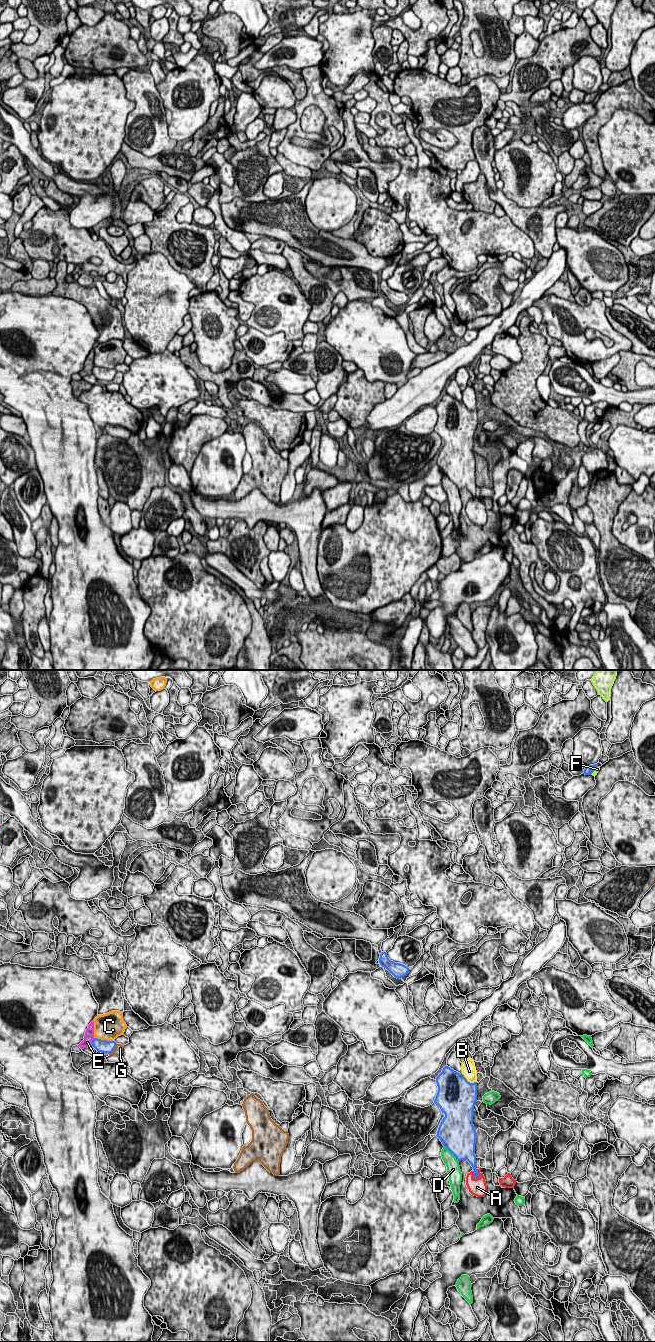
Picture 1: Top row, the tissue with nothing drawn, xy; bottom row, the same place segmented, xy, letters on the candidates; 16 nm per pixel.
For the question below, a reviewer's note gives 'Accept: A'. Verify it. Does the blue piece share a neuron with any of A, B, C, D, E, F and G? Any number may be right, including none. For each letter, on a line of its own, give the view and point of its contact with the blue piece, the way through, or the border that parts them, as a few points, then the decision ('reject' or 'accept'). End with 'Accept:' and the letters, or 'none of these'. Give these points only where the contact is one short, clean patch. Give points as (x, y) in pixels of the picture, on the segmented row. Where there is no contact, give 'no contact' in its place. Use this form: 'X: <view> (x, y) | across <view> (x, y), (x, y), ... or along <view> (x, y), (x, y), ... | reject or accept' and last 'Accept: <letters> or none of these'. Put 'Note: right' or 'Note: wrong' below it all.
A: xy (478, 1175) | across xy (472, 1161), (478, 1175), (477, 1187) | accept
B: xy (469, 1082) | reject
C: xy (104, 1040) | reject
D: xy (452, 1153) | reject
E: xy (92, 1042) | reject
F: xy (594, 770) | reject
G: xy (114, 1048) | reject
Accept: A
Note: right

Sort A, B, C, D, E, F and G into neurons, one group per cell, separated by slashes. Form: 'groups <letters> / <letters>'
groups A / B / C / D E / F / G

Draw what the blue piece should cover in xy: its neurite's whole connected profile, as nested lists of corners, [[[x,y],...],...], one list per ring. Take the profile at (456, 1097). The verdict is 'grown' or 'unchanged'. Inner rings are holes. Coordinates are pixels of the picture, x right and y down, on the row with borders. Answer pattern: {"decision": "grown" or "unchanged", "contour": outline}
{"decision": "grown", "contour": [[[448,1066],[436,1077],[438,1092],[434,1103],[445,1114],[437,1137],[460,1162],[467,1160],[473,1170],[466,1176],[469,1192],[484,1197],[487,1192],[481,1167],[476,1168],[476,1130],[473,1125],[474,1106],[477,1102],[477,1082],[470,1083],[461,1073]]]}

